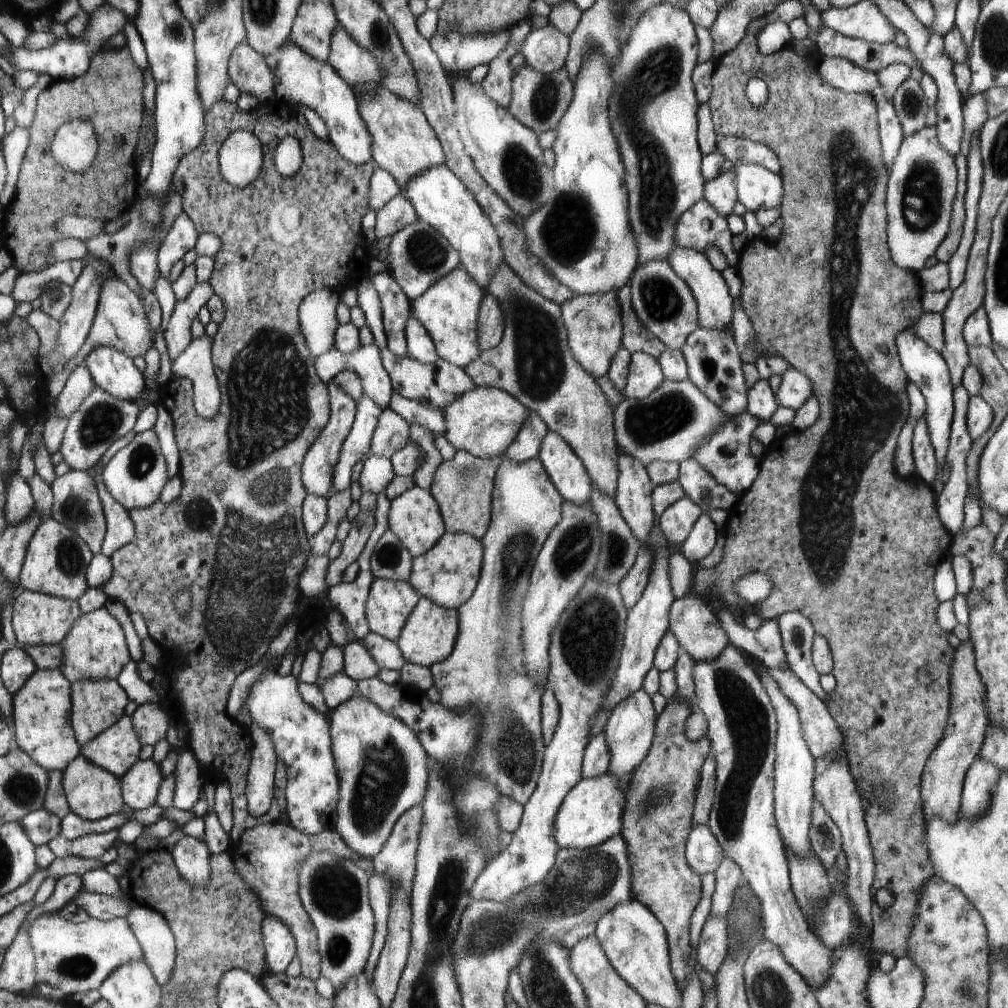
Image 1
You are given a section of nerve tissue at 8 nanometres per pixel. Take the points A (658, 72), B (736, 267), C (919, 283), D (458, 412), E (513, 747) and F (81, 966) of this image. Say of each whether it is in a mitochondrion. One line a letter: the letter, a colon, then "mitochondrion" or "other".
A: mitochondrion
B: other
C: other
D: other
E: mitochondrion
F: mitochondrion

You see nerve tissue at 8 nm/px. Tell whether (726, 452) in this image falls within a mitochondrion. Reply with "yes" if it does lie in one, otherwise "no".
no

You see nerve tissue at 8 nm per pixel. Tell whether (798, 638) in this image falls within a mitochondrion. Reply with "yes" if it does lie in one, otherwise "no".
no

